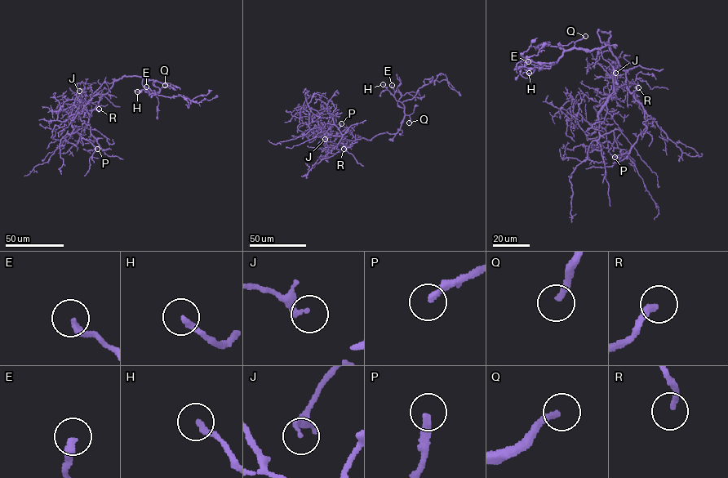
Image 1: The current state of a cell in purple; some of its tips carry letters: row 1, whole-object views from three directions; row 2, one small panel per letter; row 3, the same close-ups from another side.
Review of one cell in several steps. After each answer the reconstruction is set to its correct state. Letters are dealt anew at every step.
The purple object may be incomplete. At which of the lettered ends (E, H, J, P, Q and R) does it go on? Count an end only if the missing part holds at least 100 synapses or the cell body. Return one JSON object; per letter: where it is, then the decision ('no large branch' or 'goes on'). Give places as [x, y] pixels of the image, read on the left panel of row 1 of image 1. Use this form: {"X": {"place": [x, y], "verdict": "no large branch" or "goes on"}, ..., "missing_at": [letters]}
{"E": {"place": [146, 87], "verdict": "no large branch"}, "H": {"place": [137, 91], "verdict": "no large branch"}, "J": {"place": [79, 91], "verdict": "no large branch"}, "P": {"place": [97, 149], "verdict": "no large branch"}, "Q": {"place": [165, 85], "verdict": "goes on"}, "R": {"place": [99, 109], "verdict": "no large branch"}, "missing_at": ["Q"]}

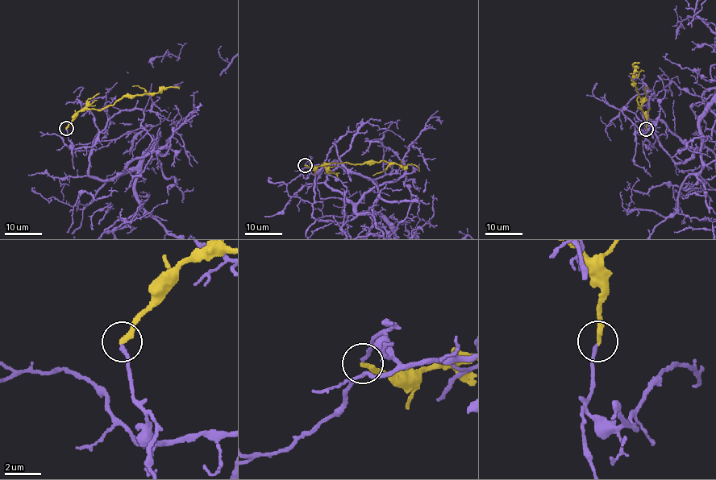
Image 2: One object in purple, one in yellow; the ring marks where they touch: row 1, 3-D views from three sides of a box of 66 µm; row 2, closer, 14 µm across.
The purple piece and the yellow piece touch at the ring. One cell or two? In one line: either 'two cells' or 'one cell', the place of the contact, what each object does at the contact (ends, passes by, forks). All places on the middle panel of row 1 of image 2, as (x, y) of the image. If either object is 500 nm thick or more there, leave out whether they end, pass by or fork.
two cells; place (305, 165); purple ends; yellow ends

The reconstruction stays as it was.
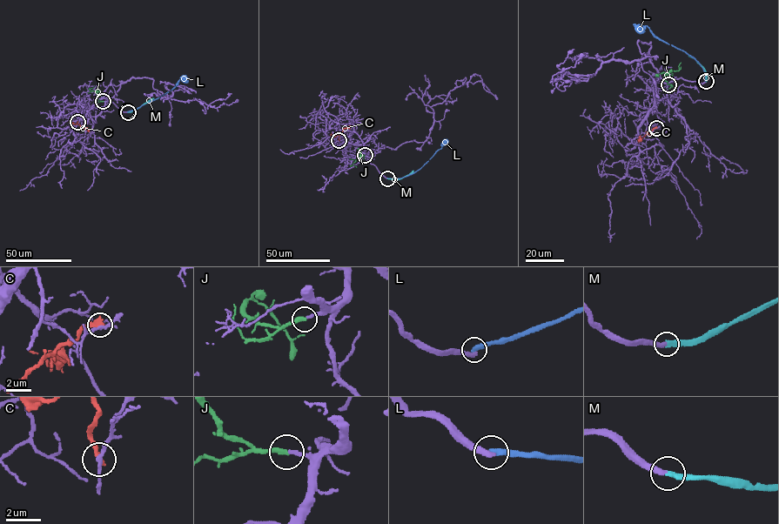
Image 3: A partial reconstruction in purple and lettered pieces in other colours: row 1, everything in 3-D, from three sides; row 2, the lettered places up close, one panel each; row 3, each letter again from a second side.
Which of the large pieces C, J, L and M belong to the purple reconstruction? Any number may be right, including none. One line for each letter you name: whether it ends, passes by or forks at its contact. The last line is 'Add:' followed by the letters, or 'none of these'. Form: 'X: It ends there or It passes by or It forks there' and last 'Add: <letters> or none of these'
J: It ends there
M: It ends there
Add: J, M

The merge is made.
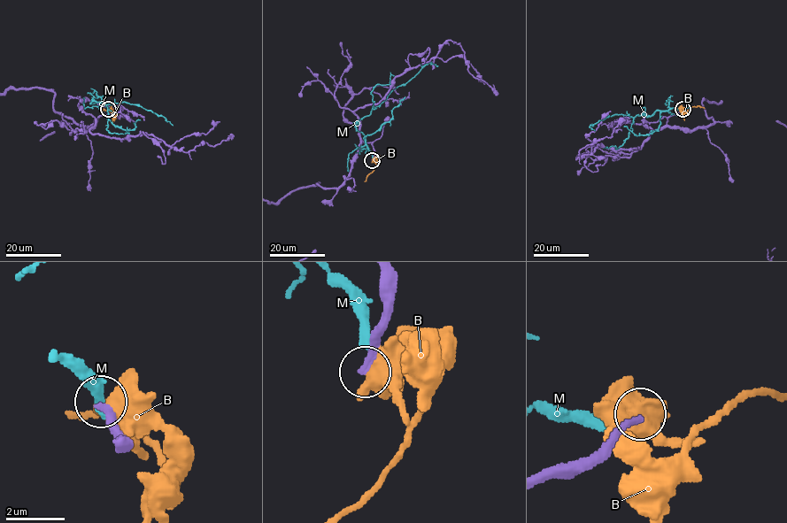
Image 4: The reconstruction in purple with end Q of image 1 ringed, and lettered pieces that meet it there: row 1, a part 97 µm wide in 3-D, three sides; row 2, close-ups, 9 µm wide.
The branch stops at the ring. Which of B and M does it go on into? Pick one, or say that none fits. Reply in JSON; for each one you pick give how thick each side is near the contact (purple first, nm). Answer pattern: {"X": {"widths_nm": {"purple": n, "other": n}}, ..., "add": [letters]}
{"add": []}

